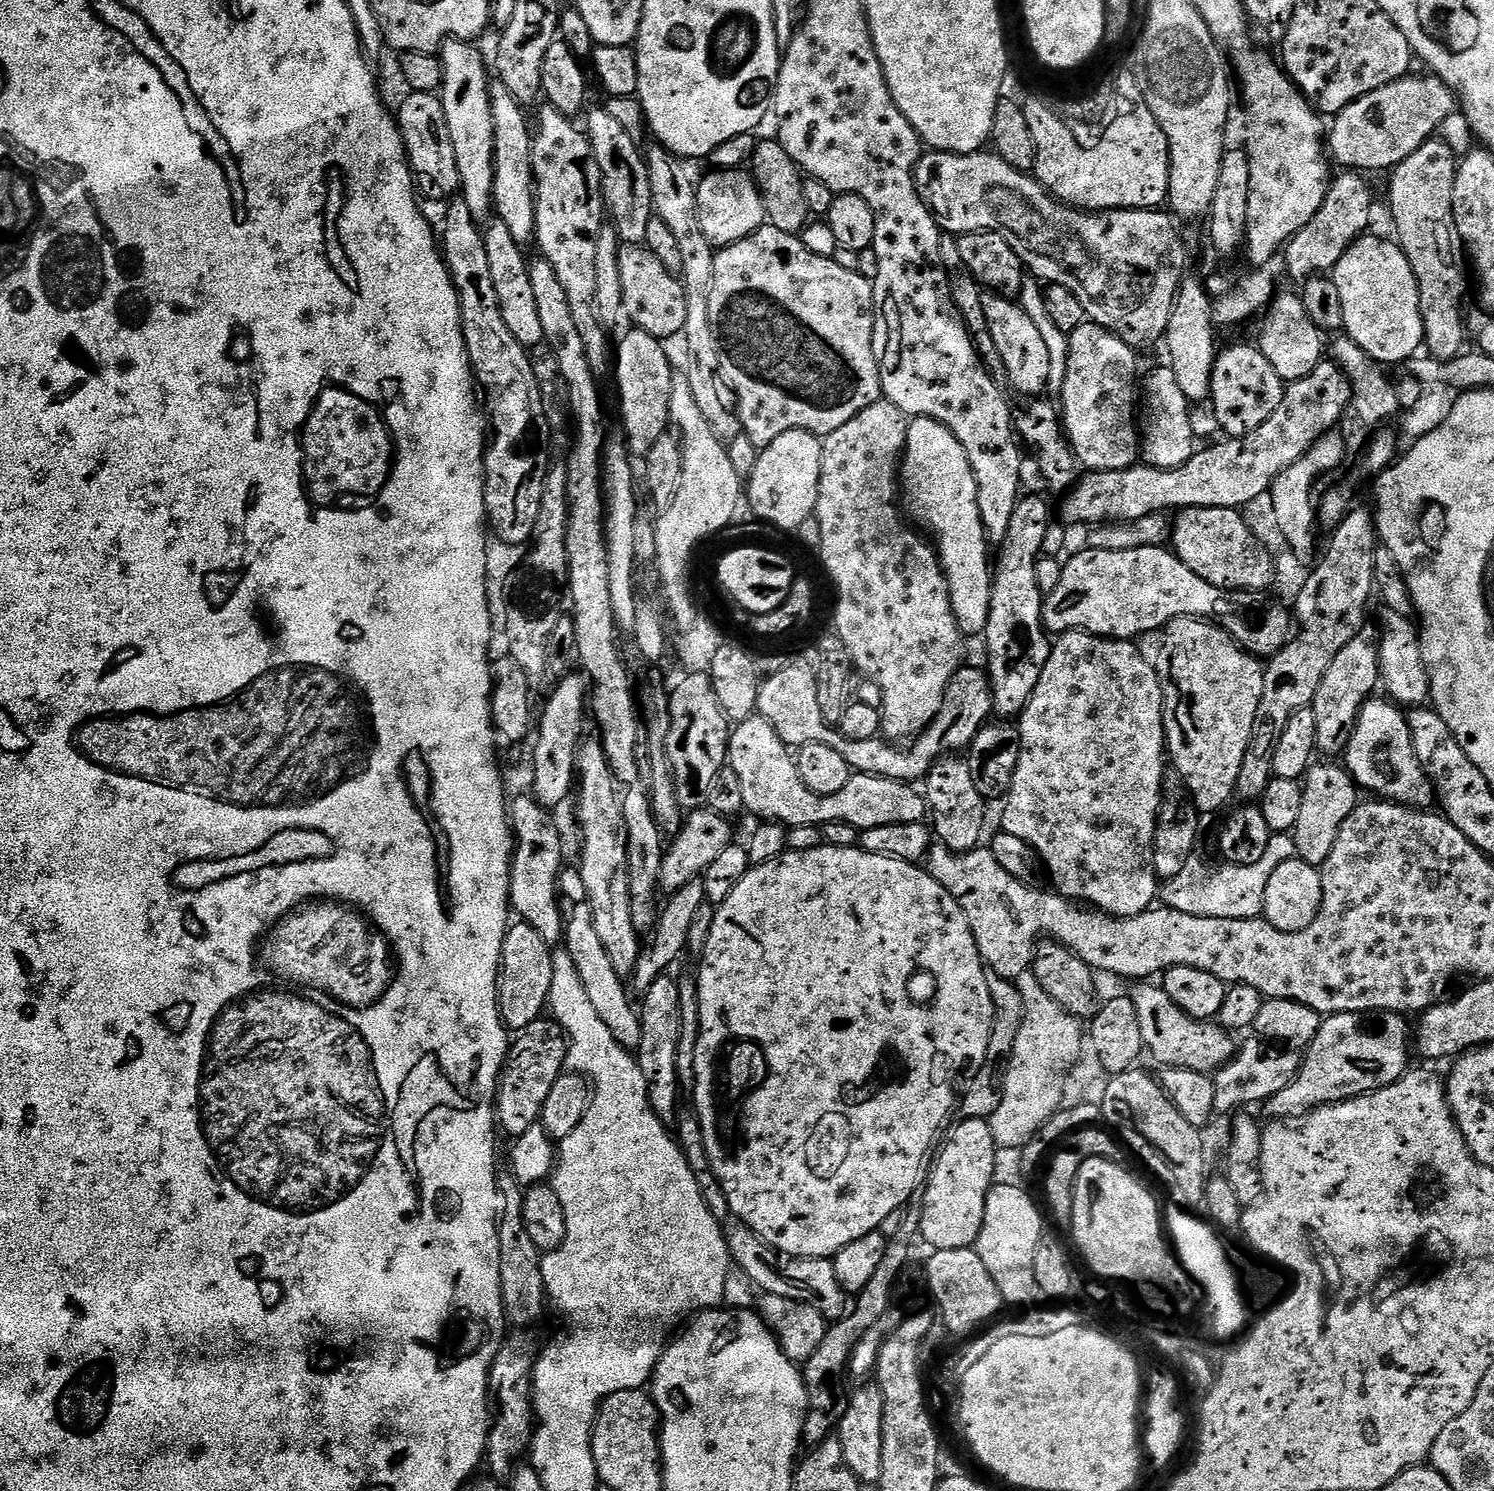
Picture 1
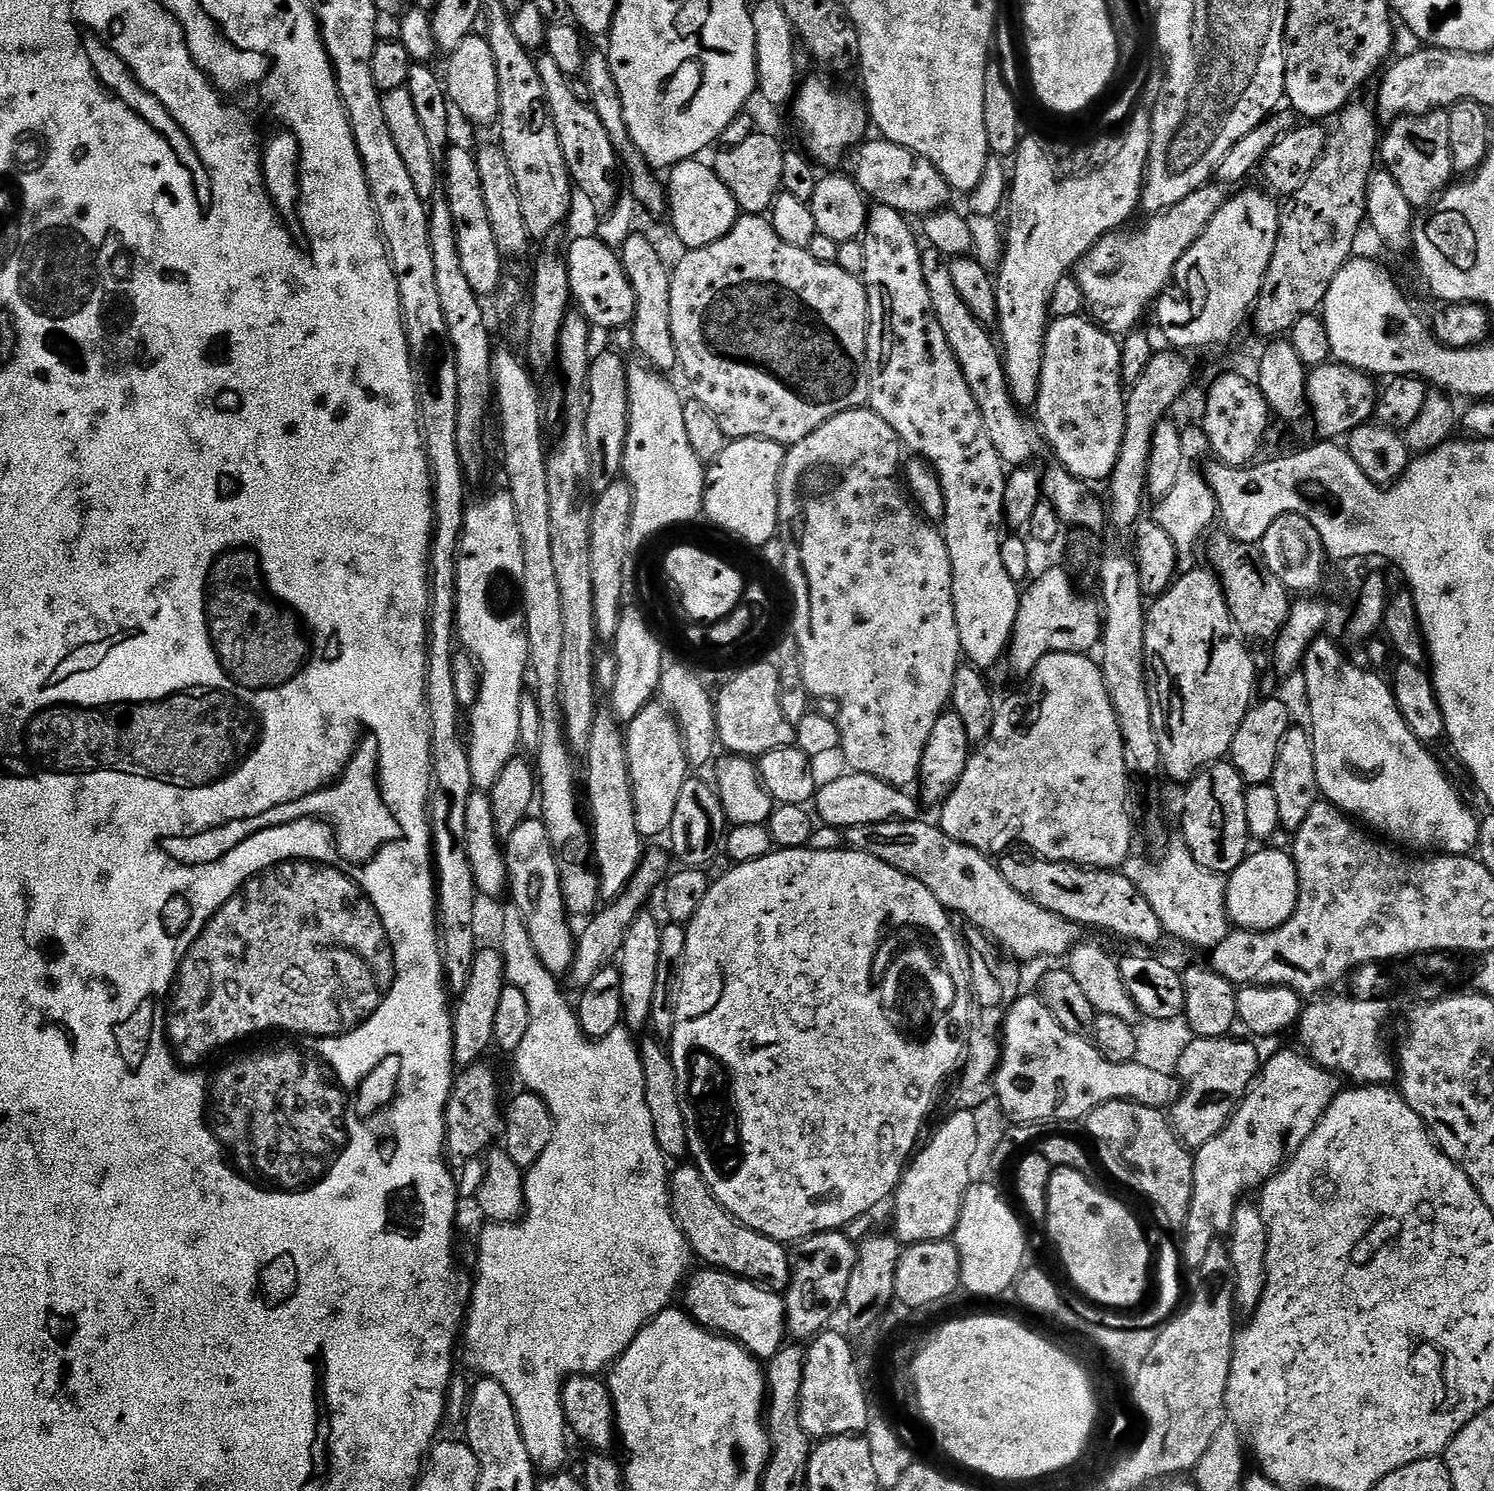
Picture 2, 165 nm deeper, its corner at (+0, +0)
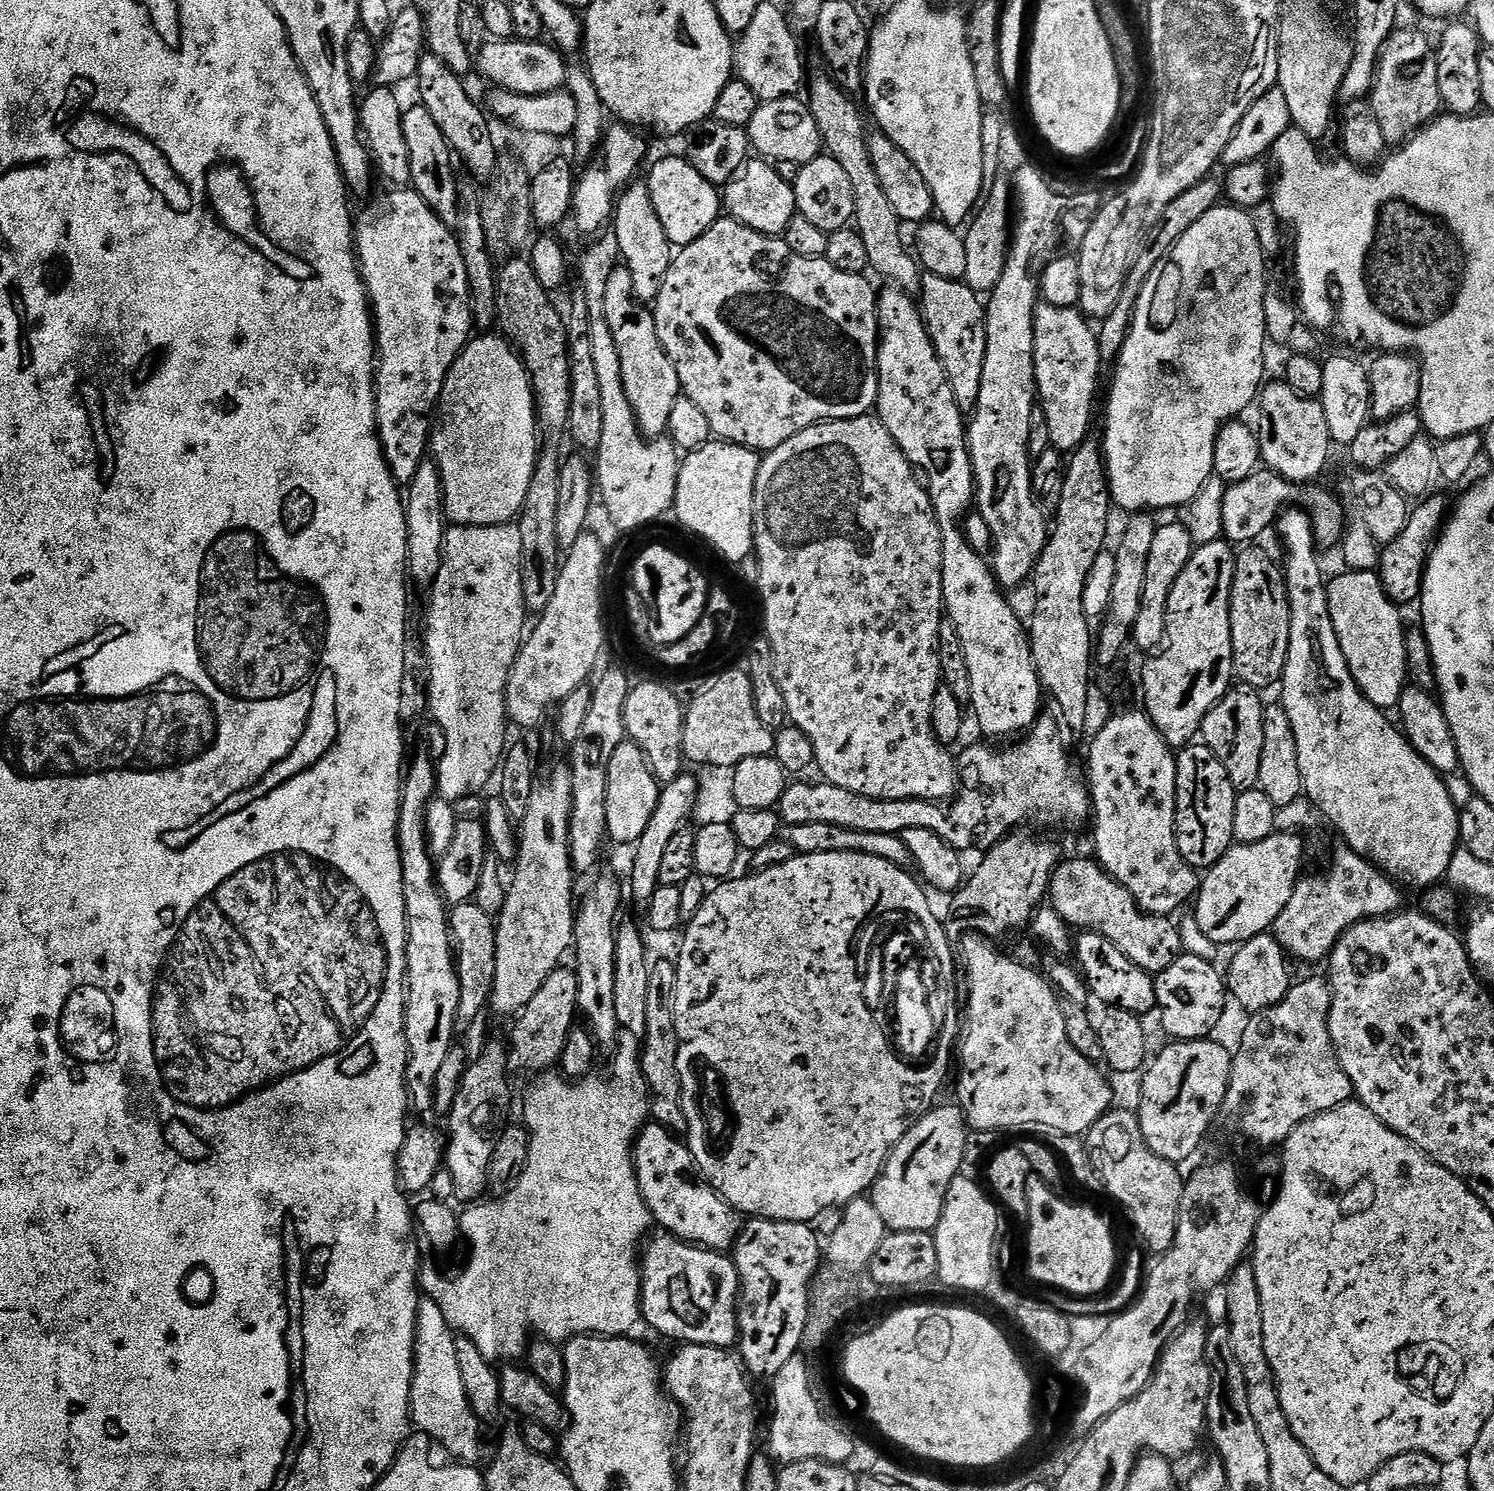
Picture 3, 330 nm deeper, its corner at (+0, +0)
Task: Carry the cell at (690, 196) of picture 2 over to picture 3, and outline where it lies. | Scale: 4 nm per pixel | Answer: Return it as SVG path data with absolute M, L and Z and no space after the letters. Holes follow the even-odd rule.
M668 156L660 160L648 172L646 177L648 193L654 210L658 213L658 222L666 230L668 243L677 249L685 248L690 242L702 238L710 226L714 226L722 216L722 196L717 185L712 184L683 156Z

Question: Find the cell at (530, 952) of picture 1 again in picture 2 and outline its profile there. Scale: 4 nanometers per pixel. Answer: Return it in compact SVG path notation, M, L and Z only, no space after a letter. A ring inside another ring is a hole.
M496 949L481 950L472 964L467 986L462 990L460 1006L455 1009L453 1028L455 1030L455 1058L457 1065L477 1063L495 1041L496 1022L501 998L507 985L507 970L503 955Z

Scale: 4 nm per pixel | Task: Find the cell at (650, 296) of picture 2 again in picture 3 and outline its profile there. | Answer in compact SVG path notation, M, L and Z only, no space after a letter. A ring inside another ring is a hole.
M617 266L610 270L610 279L606 282L606 322L610 326L610 334L614 334L614 346L618 346L618 360L622 362L622 382L636 415L636 425L645 437L663 437L668 430L674 402L682 394L680 379L678 370L674 370L674 362L670 362L662 342L658 342L658 330L652 317L652 308L645 306L634 294L634 278L630 278L630 270L626 267Z

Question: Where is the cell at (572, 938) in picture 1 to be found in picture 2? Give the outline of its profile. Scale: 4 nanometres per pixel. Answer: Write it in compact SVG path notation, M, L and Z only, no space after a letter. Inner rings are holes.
M525 818L507 833L508 858L506 864L512 874L512 888L516 892L528 892L528 908L526 907L526 923L532 944L536 948L540 960L557 978L571 973L576 962L577 933L572 933L568 925L570 905L564 895L564 878L562 865L552 849L552 839L546 830L543 819Z

